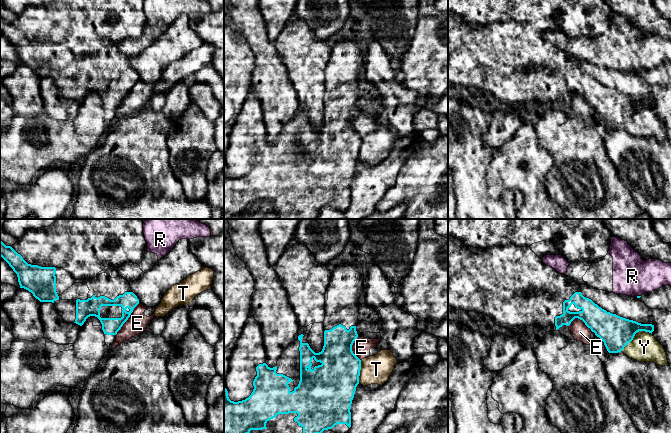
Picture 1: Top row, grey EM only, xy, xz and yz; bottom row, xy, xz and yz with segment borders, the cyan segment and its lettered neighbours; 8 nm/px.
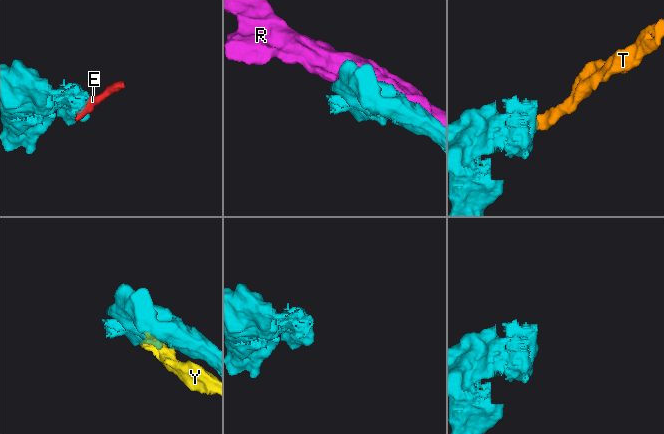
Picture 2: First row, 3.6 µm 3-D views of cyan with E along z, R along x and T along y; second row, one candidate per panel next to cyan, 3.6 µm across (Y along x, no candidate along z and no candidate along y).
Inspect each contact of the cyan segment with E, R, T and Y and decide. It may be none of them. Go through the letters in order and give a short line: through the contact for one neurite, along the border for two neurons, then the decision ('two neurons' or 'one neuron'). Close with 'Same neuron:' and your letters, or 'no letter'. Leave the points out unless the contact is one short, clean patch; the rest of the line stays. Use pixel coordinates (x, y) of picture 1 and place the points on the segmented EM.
E: line xy (139, 303), (115, 334); two neurons
R: line yz (640, 295), (636, 296); two neurons
T: line xz (361, 360), (358, 382); two neurons
Y: line yz (651, 333), (638, 331), (621, 350); two neurons
Same neuron: no letter

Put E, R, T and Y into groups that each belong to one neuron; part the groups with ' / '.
E T Y / R

